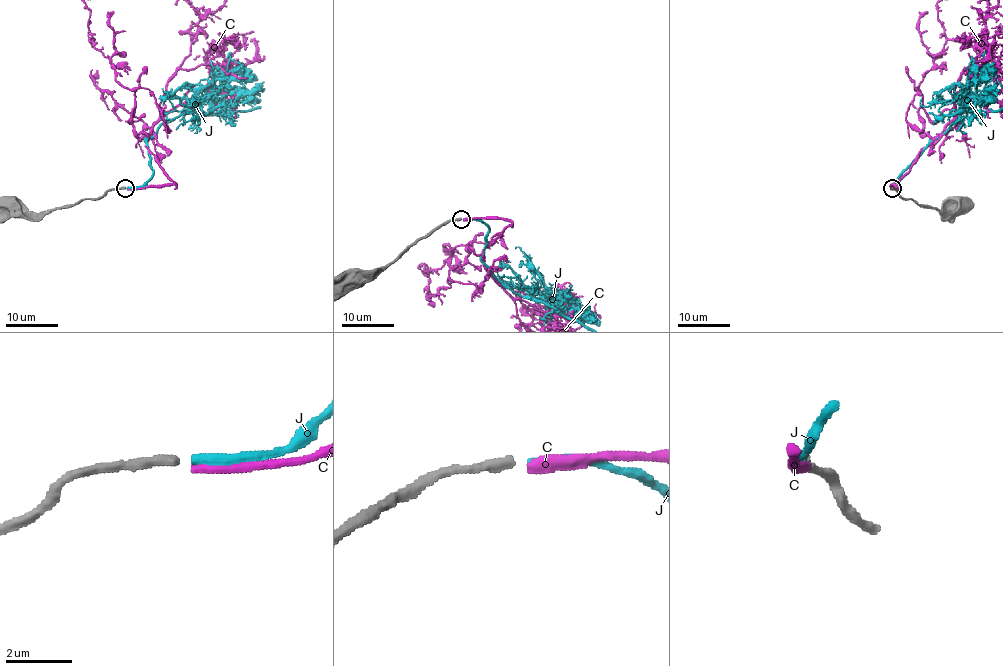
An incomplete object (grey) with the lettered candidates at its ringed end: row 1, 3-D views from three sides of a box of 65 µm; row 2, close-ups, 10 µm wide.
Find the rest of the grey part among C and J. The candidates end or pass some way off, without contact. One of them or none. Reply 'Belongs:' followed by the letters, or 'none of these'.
Belongs: C

